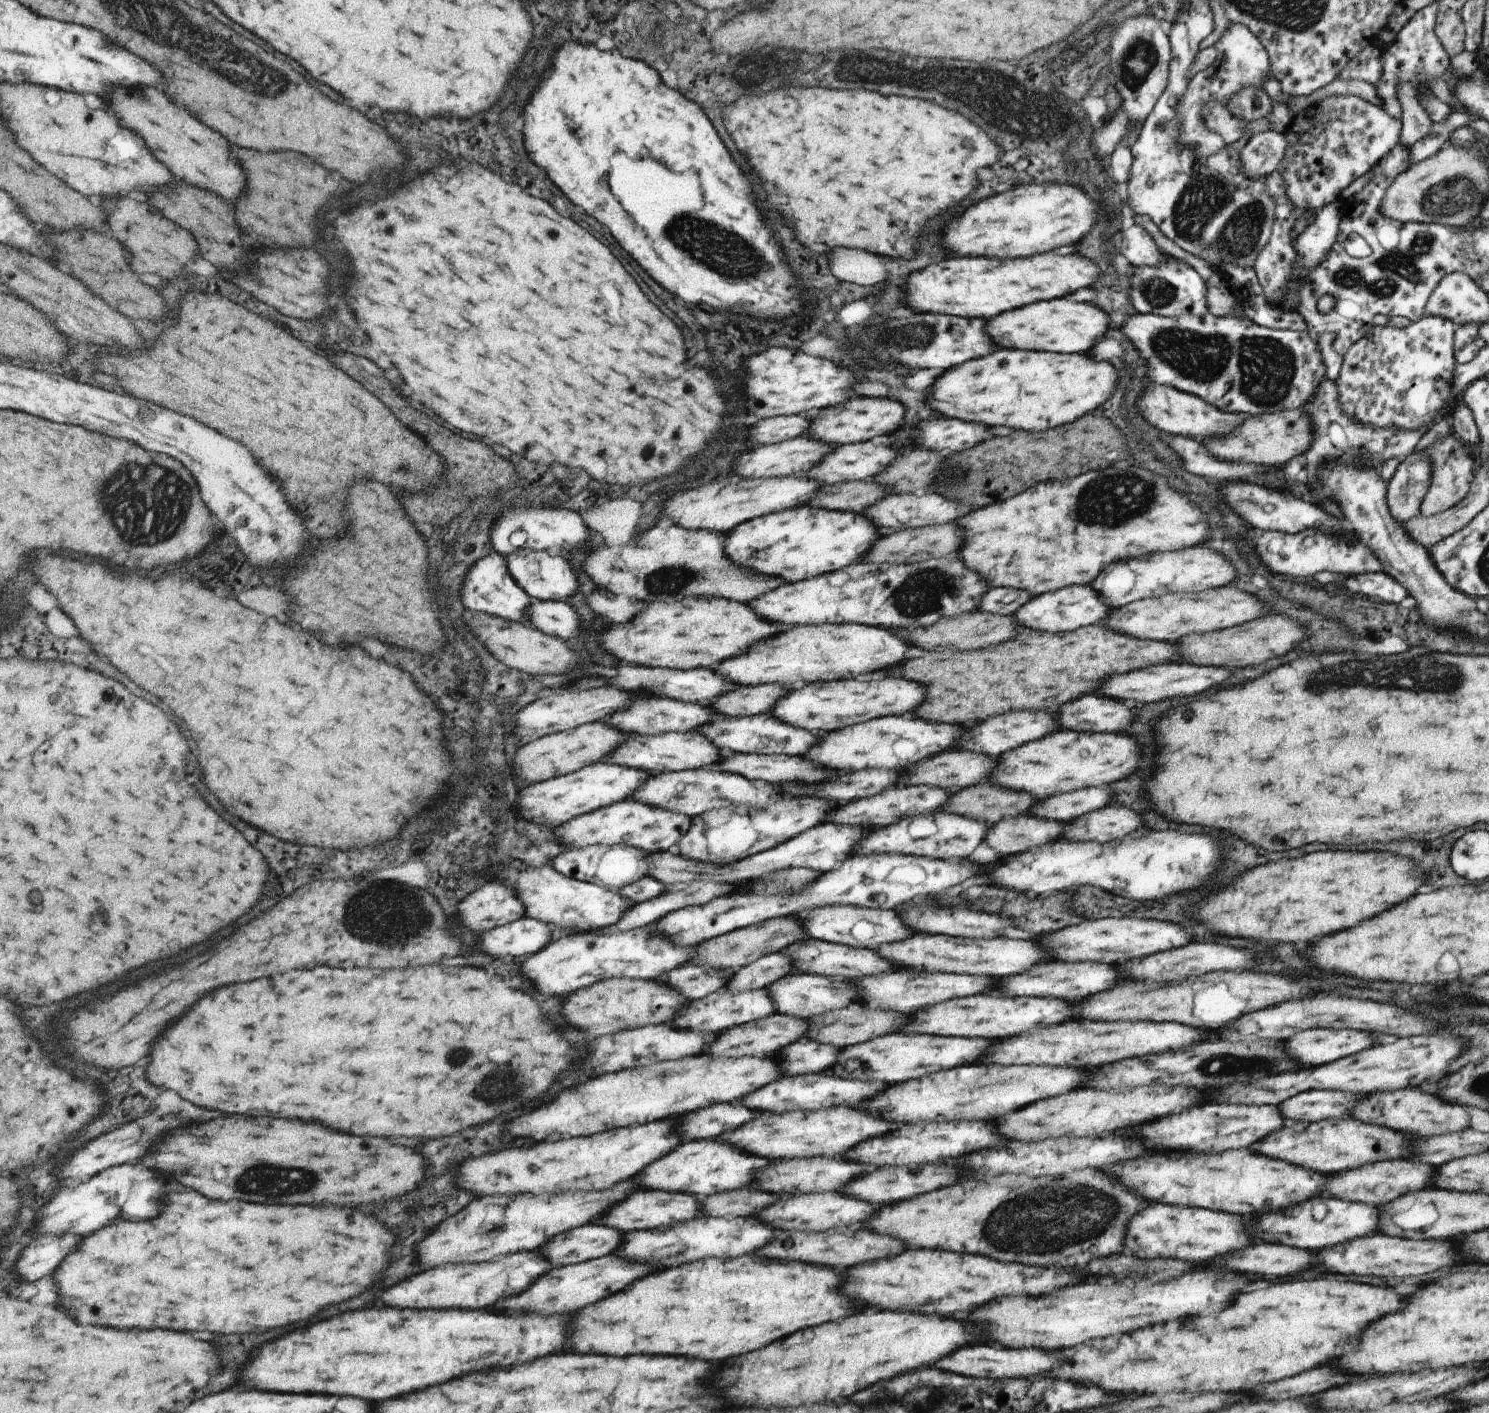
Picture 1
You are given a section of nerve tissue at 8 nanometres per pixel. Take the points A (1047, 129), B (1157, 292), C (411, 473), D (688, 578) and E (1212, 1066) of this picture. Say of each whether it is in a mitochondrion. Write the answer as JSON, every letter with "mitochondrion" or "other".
{"A":"mitochondrion","B":"mitochondrion","C":"mitochondrion","D":"mitochondrion","E":"mitochondrion"}

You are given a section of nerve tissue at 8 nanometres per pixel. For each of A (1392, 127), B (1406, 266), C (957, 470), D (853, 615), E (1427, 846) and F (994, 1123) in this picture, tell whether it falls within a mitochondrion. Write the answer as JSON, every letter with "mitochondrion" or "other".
{"A":"other","B":"mitochondrion","C":"mitochondrion","D":"other","E":"other","F":"other"}

